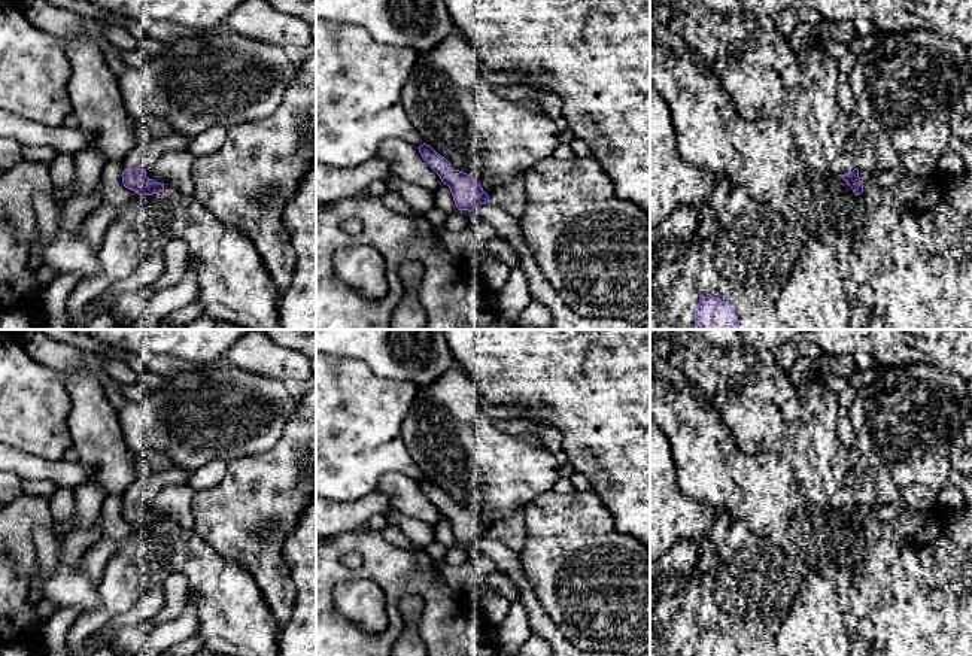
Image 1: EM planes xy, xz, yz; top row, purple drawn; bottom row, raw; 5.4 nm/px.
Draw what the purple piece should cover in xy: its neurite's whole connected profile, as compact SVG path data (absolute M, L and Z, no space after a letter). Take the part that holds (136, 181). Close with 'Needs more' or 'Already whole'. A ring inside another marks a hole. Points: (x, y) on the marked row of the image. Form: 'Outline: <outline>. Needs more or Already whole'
Outline: M145 168L124 170L122 183L139 195L152 195L164 191L164 183L149 179Z. Already whole

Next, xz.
Outline: M426 143L417 149L422 158L440 176L441 182L450 188L453 201L459 210L473 212L474 207L489 203L489 195L473 176L455 170L444 157Z. Already whole

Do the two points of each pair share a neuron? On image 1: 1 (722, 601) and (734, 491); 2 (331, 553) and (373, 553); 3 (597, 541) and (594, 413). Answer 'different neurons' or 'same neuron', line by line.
1: different neurons
2: same neuron
3: different neurons

